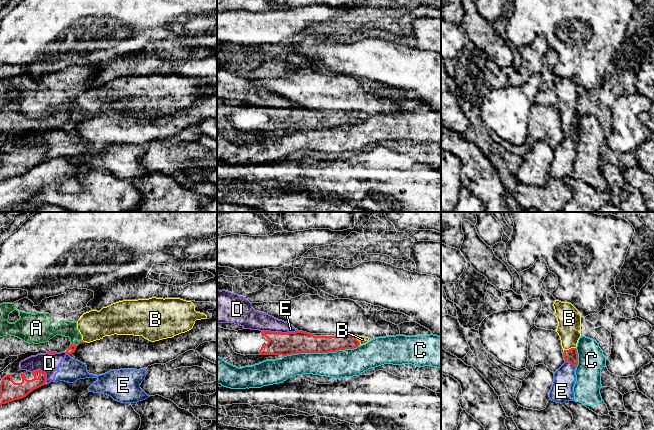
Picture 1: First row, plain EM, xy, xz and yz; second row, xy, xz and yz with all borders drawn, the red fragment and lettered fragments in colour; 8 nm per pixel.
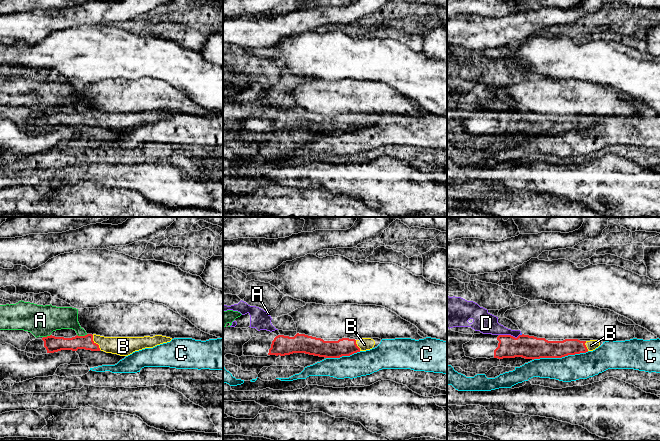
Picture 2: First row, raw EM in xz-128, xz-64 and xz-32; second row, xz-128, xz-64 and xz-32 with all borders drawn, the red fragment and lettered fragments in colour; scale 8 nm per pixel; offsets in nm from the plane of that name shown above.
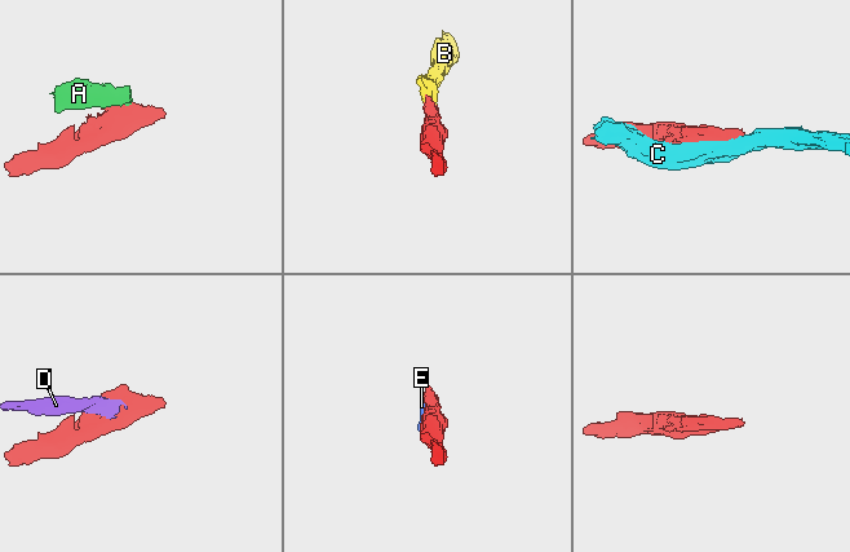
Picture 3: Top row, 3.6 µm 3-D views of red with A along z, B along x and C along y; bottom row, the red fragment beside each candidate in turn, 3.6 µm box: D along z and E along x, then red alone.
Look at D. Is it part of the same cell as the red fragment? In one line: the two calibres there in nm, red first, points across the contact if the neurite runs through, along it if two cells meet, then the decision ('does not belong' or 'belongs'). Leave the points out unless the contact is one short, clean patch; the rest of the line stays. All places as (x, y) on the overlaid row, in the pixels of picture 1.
180/160 nm | along xz (262, 330), (287, 332) | does not belong

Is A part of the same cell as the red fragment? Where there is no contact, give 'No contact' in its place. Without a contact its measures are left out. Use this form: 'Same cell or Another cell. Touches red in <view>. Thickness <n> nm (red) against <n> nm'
Another cell. Touches red in xy. Thickness 60 nm (red) against 130 nm

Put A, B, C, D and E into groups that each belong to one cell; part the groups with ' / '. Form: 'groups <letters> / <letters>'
groups A / B / C / D E

